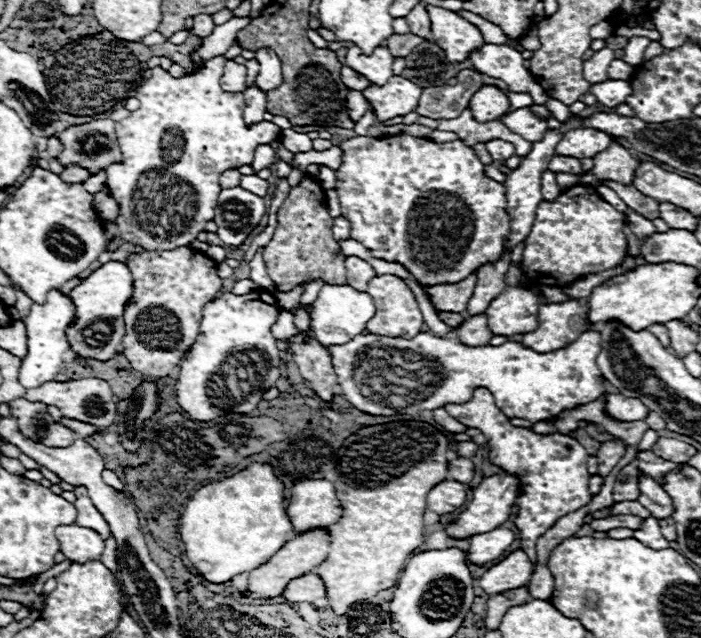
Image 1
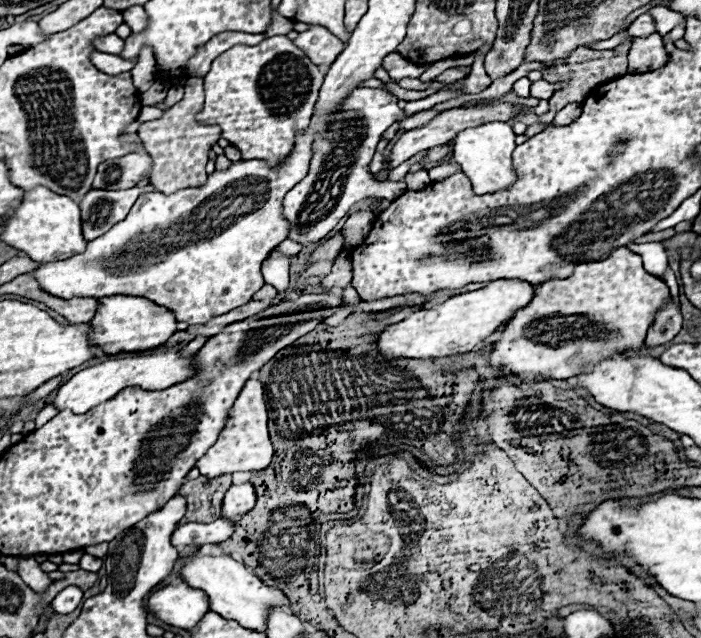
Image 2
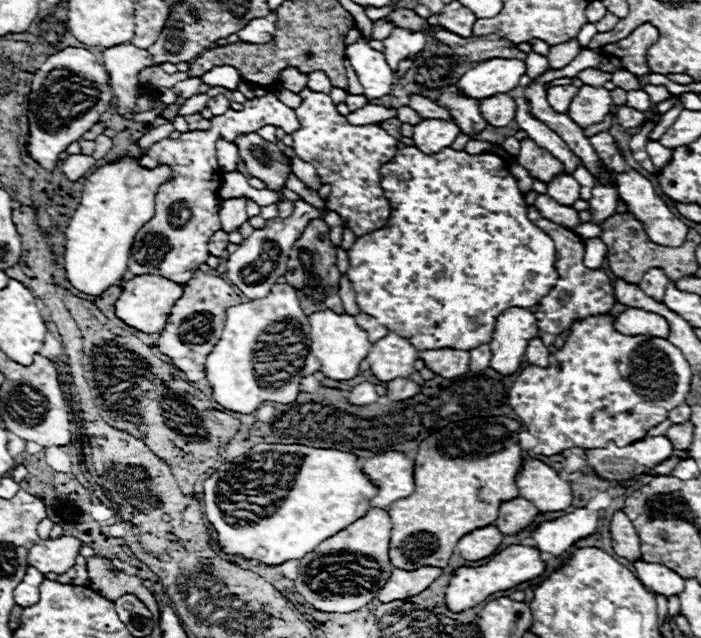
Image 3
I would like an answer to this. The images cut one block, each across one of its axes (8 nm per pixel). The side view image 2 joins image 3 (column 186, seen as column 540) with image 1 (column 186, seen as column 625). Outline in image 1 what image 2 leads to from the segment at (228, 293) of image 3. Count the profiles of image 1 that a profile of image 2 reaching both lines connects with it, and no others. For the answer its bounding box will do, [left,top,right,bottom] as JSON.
[122,248,222,378]

